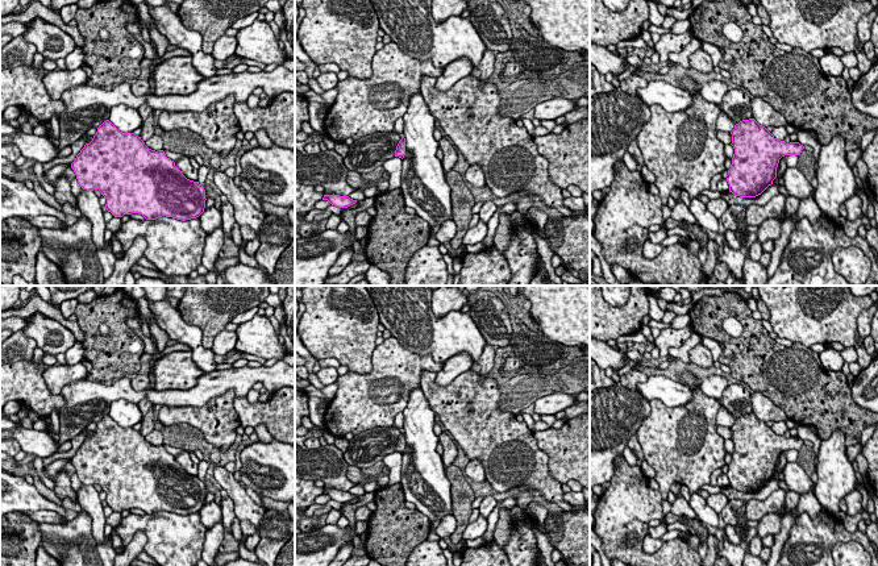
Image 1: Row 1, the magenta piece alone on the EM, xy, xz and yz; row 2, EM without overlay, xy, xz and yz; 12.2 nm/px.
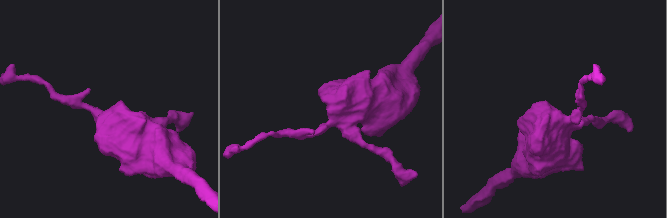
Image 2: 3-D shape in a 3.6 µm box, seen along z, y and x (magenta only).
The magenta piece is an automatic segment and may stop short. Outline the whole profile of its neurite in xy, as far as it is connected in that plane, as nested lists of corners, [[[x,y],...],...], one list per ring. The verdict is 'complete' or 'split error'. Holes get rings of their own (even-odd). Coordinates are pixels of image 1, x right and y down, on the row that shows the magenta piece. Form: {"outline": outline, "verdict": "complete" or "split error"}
{"outline": [[[104,121],[71,163],[83,190],[99,190],[115,217],[140,213],[146,220],[166,216],[199,217],[205,190],[187,179],[163,150],[149,149],[134,133],[120,132]]], "verdict": "complete"}

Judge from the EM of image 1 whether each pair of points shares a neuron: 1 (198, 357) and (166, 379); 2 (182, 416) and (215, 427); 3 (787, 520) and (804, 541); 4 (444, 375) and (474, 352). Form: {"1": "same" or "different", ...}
{"1": "different", "2": "same", "3": "different", "4": "different"}

